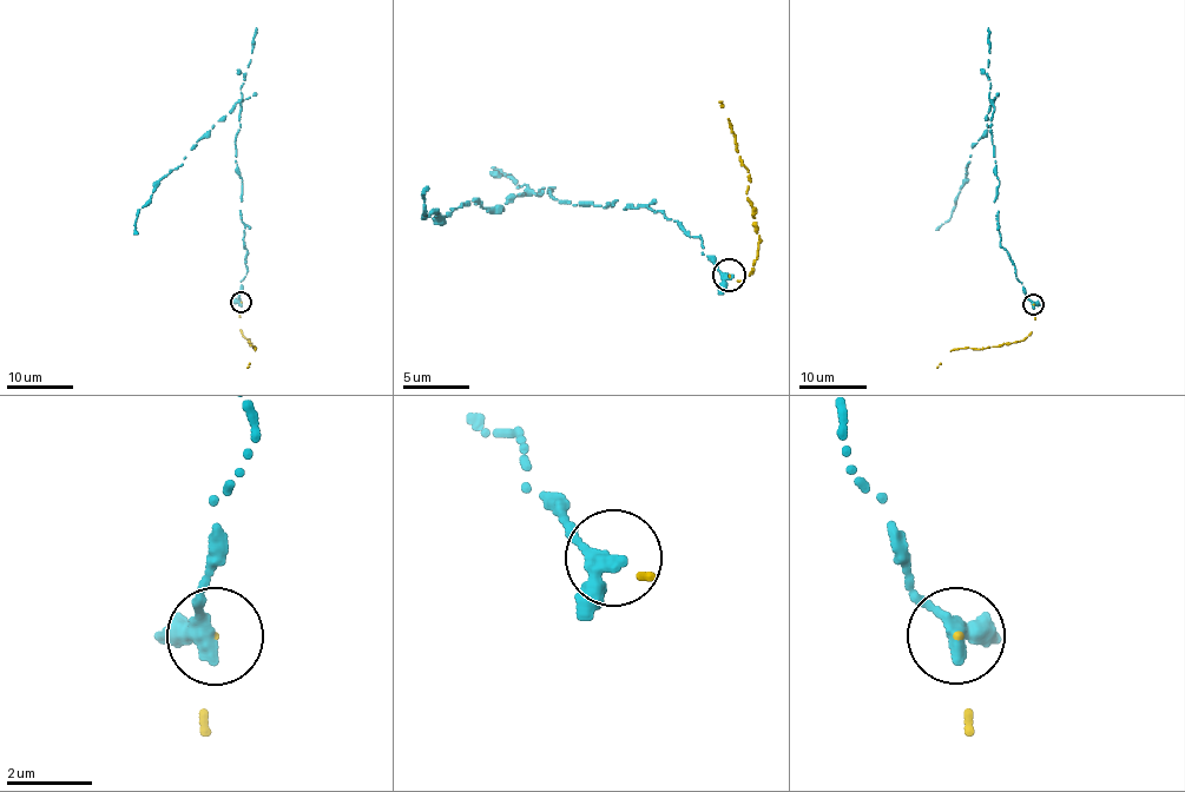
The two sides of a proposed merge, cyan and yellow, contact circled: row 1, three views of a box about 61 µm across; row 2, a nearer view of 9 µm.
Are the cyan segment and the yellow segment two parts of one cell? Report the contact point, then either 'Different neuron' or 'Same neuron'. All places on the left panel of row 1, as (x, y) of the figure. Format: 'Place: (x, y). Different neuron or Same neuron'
Place: (241, 302). Different neuron

